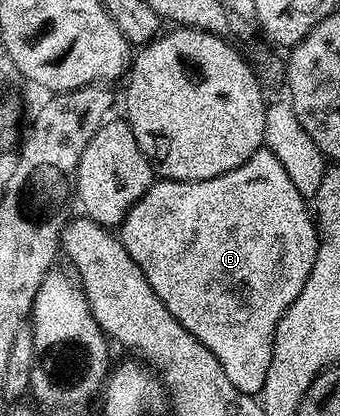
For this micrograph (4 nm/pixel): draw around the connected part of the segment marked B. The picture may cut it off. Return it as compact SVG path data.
M257 149L239 167L220 177L195 183L185 183L175 179L162 179L151 183L150 188L142 194L140 201L136 201L136 205L132 205L132 209L120 224L120 238L124 249L128 249L128 253L136 261L157 296L164 301L168 311L180 321L183 329L193 339L204 344L216 357L216 361L220 361L220 369L224 369L224 377L228 377L228 381L232 381L232 385L236 385L236 389L240 389L240 393L245 395L261 396L264 377L268 377L268 365L272 365L274 334L280 317L289 309L292 301L296 301L300 289L304 289L304 281L308 281L308 273L312 273L312 265L316 261L320 236L315 216L313 214L310 216L306 203L308 203L307 196L296 189L291 178L288 177L287 170L277 157L267 149Z

